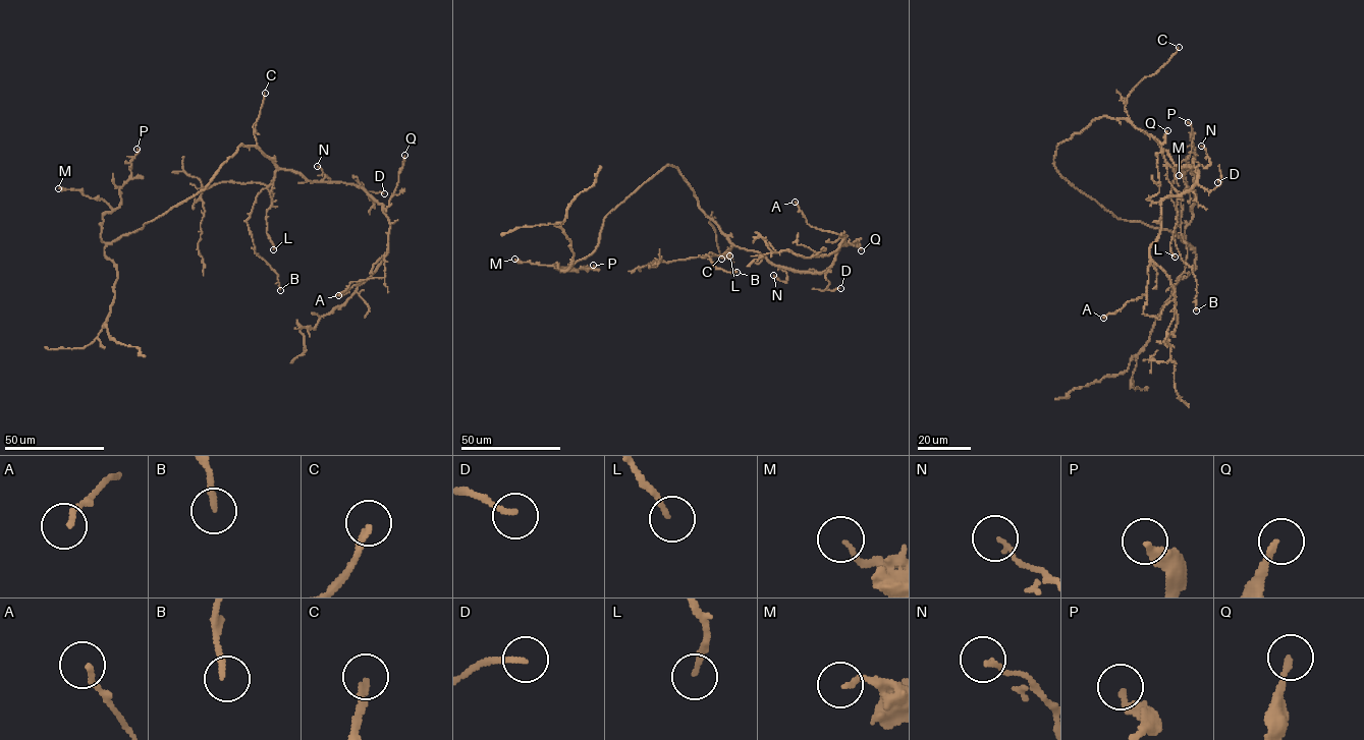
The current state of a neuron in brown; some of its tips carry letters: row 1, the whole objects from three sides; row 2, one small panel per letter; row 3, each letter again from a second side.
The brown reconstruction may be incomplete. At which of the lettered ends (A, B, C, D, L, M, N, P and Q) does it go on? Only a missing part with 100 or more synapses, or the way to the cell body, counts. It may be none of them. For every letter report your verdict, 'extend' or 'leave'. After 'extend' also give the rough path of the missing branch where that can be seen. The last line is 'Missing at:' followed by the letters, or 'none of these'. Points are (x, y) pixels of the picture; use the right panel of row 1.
A: leave
B: leave
C: extend
D: leave
L: leave
M: leave
N: leave
P: leave
Q: leave
Missing at: C

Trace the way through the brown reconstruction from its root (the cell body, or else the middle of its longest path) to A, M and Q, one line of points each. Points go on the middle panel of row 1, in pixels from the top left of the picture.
A: (698, 202), (734, 246), (778, 266), (824, 273), (844, 237), (810, 226), (795, 202)
M: (698, 202), (679, 170), (667, 165), (606, 216), (591, 254), (562, 269), (557, 264), (568, 271), (514, 259)
Q: (698, 202), (734, 246), (757, 251), (778, 266), (824, 273), (846, 234), (846, 243), (856, 241), (861, 250)

